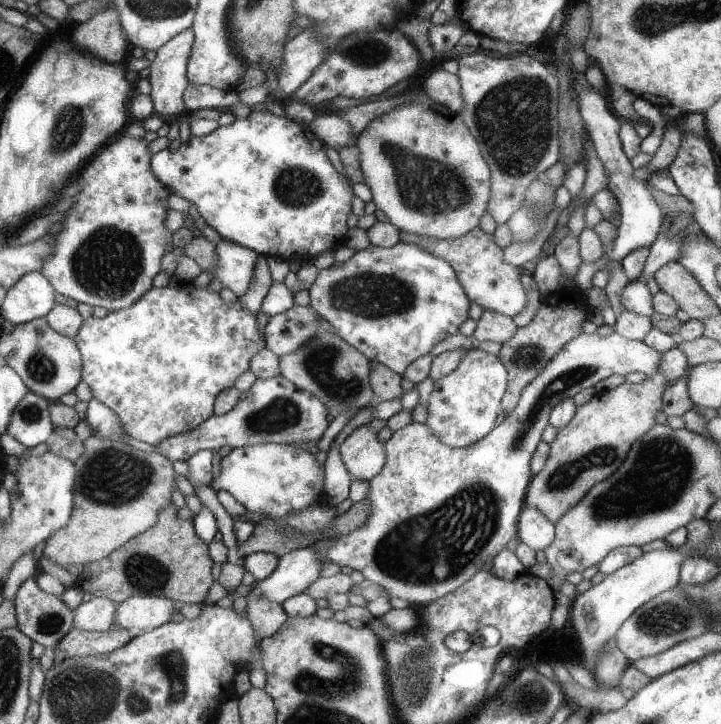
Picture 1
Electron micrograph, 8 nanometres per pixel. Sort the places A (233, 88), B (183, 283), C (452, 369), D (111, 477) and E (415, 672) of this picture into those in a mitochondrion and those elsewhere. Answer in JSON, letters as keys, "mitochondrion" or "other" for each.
{"A":"other","B":"other","C":"other","D":"mitochondrion","E":"mitochondrion"}

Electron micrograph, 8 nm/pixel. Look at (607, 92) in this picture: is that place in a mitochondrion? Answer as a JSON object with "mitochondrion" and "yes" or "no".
{"mitochondrion":"no"}

